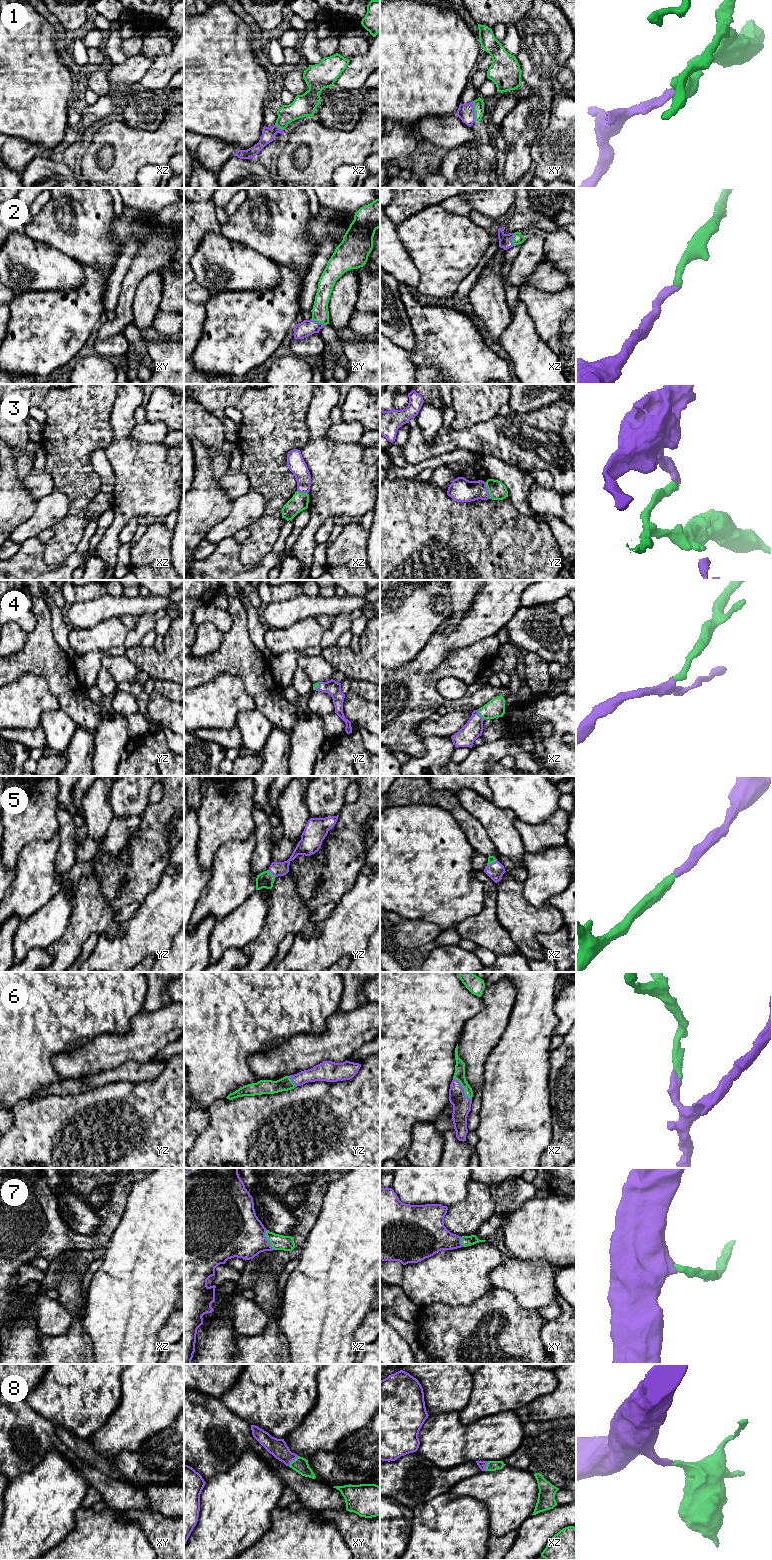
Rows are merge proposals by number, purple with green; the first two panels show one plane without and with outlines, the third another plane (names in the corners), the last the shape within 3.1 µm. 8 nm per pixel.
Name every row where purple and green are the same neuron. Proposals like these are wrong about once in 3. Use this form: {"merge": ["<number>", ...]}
{"merge": ["1", "2", "4", "5", "6", "7", "8"]}

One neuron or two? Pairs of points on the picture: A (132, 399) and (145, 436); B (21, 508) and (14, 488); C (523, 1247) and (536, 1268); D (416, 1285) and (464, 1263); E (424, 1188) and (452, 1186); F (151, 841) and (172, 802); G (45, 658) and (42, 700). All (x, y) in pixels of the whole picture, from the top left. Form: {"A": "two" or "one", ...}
{"A": "two", "B": "one", "C": "two", "D": "one", "E": "one", "F": "one", "G": "two"}

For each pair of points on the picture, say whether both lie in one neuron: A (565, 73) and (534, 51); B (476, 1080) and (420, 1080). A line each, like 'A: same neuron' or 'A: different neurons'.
A: different neurons
B: different neurons

